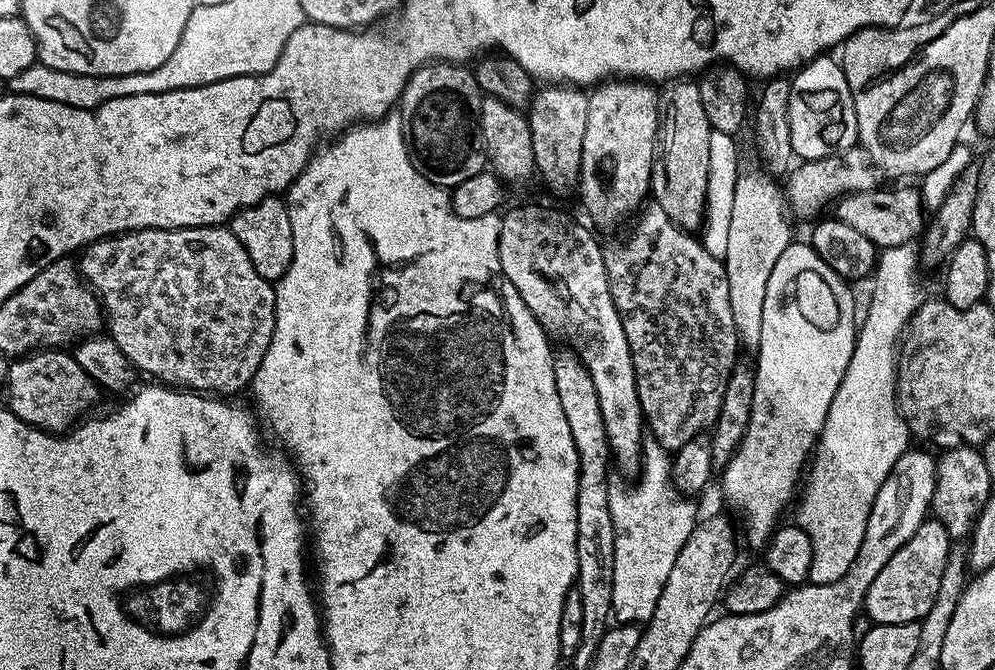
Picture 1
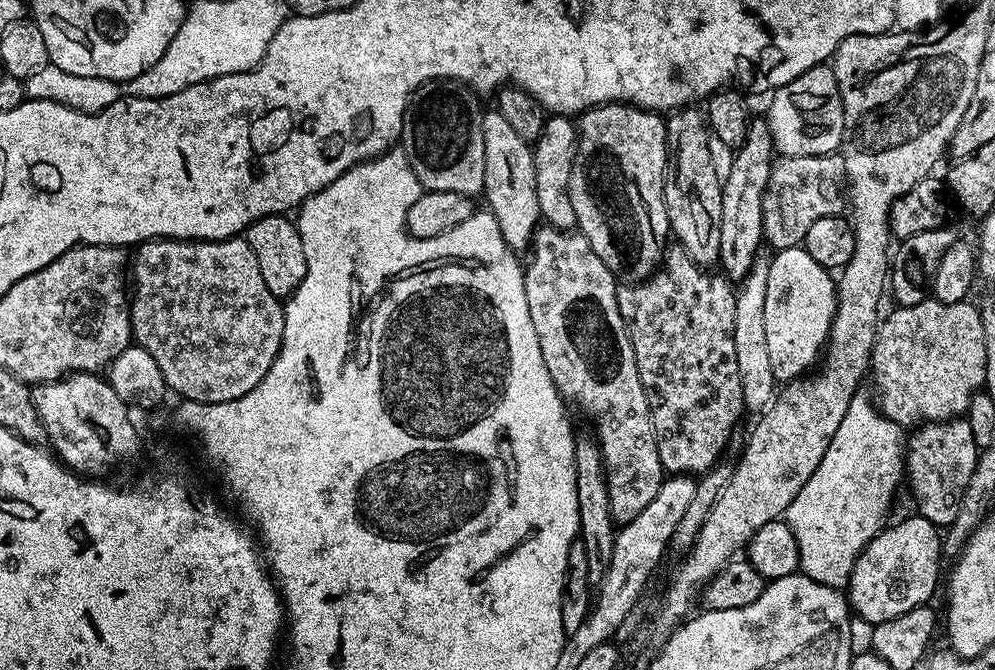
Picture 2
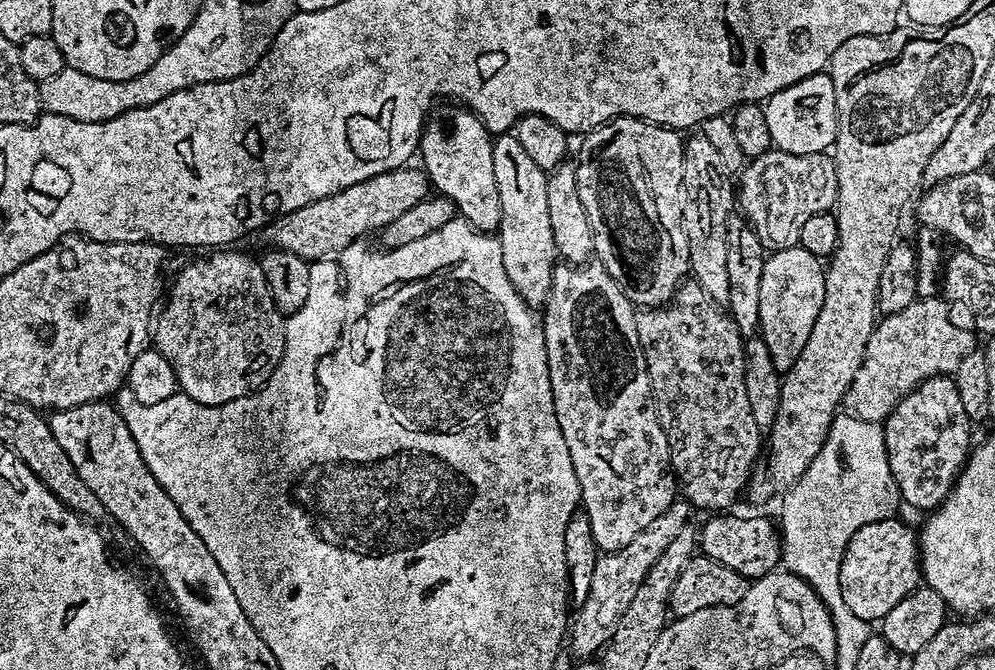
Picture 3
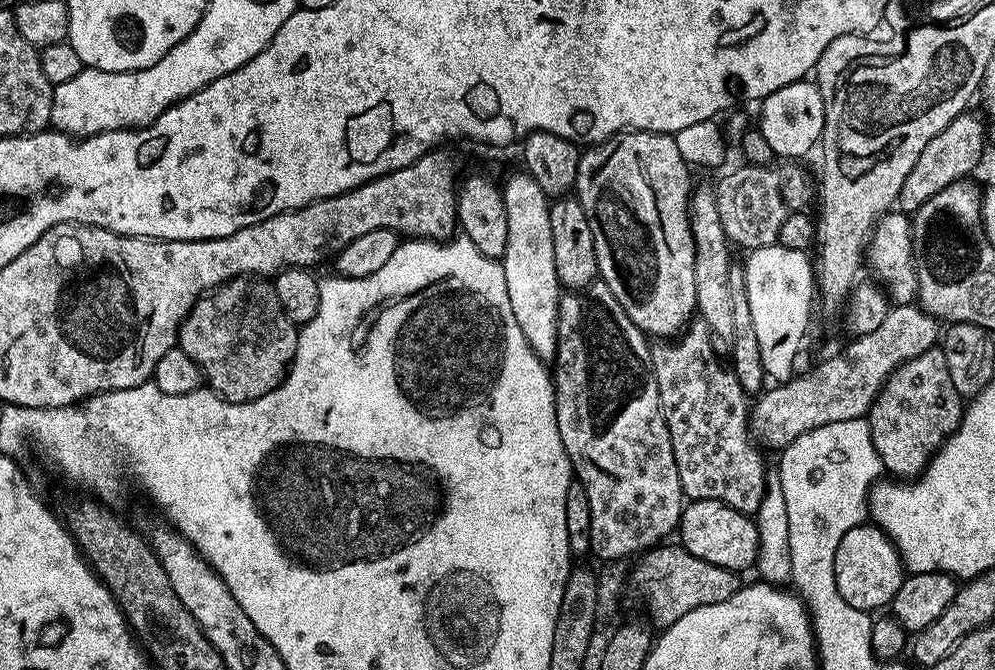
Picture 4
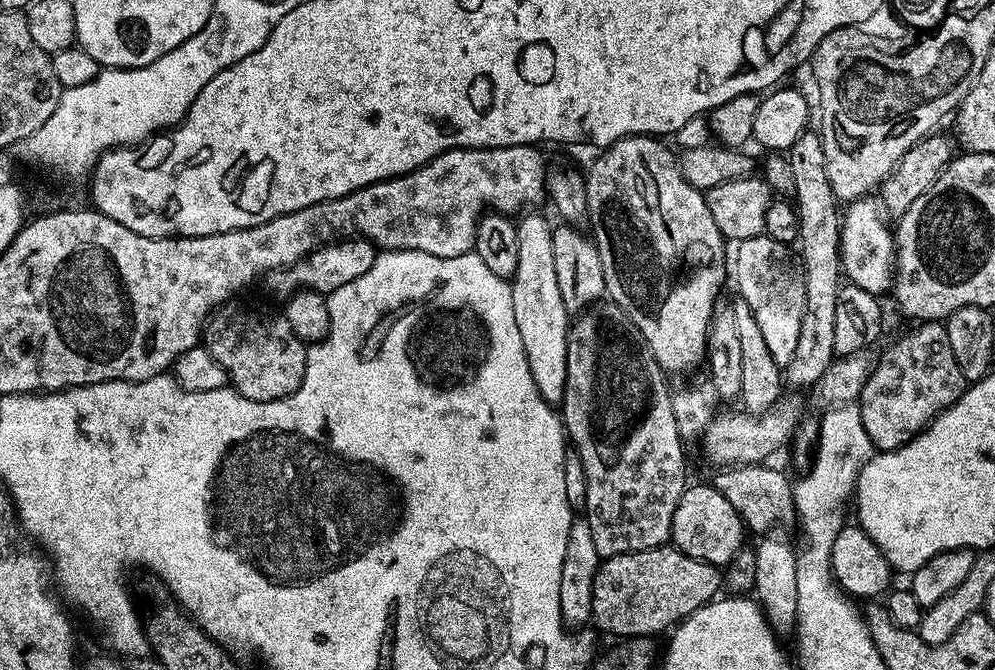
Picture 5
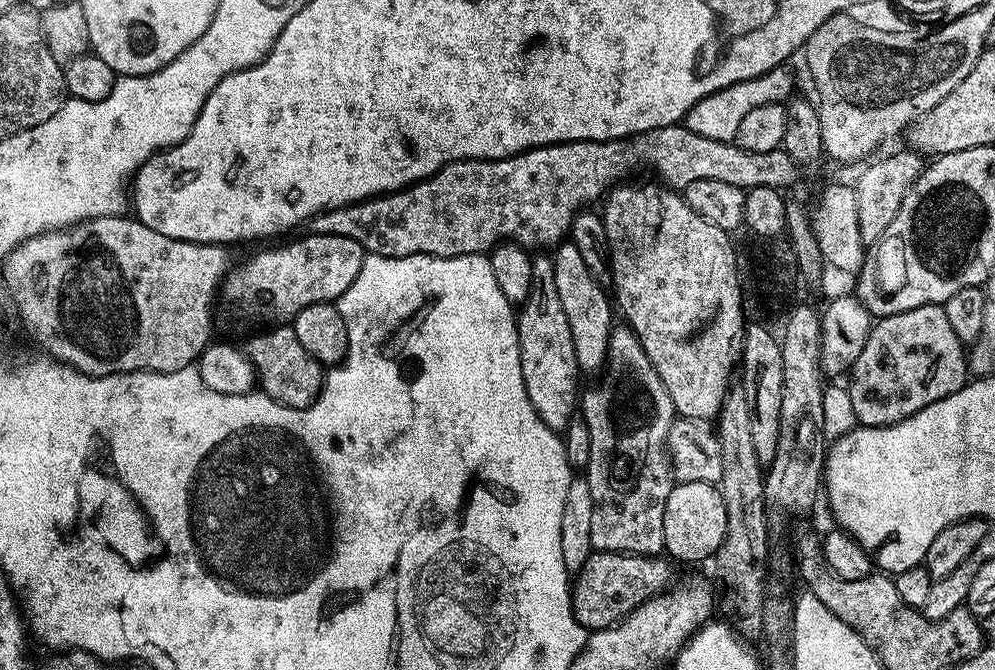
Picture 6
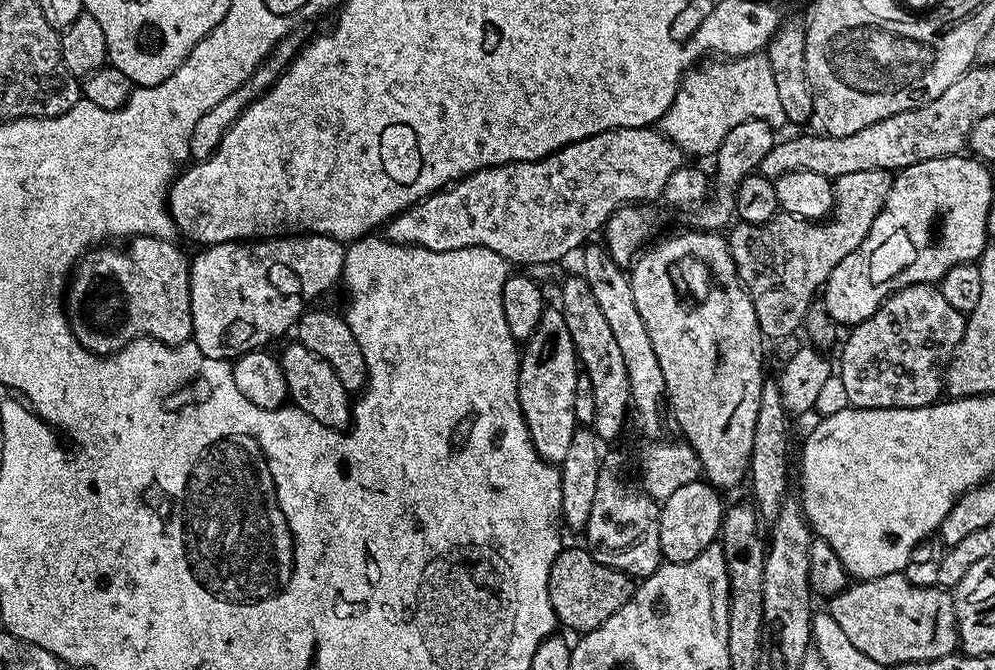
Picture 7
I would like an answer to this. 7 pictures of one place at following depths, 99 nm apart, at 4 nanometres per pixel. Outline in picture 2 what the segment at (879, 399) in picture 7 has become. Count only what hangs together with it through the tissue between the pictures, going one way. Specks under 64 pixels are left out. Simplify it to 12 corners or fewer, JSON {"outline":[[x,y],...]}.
{"outline":[[964,418],[925,422],[906,440],[915,511],[958,518],[978,455]]}

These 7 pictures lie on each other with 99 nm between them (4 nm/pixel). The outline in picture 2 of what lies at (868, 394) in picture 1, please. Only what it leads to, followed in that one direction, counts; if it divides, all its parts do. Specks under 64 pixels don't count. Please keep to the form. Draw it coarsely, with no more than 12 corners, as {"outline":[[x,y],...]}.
{"outline":[[871,395],[790,502],[799,571],[847,585],[905,471]]}

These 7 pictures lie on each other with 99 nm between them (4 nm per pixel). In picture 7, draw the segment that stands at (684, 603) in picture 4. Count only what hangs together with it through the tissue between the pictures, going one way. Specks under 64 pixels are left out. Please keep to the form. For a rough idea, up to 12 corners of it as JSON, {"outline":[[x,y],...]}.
{"outline":[[565,547],[548,593],[561,625],[583,634],[618,614],[633,577]]}

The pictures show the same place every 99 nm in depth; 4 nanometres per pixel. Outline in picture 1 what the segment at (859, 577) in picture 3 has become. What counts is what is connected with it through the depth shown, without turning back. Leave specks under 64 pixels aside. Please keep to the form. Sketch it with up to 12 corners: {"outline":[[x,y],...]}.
{"outline":[[934,518],[882,566],[863,611],[872,624],[920,622],[948,565]]}

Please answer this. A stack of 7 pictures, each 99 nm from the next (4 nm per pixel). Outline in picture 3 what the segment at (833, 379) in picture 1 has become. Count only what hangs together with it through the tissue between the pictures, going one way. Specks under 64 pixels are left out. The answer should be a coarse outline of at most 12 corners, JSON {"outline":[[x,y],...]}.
{"outline":[[771,253],[759,331],[772,357],[794,358],[822,310],[821,257]]}

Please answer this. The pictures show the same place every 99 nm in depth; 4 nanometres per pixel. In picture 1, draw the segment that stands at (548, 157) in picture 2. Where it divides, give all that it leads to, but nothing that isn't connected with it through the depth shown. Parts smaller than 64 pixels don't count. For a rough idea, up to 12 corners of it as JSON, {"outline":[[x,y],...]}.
{"outline":[[544,86],[526,109],[548,188],[580,176],[588,92]]}

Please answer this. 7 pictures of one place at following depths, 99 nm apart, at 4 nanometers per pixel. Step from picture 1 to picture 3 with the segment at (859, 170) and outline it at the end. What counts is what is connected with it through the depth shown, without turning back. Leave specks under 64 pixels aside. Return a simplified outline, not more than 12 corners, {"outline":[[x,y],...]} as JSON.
{"outline":[[828,152],[745,164],[738,208],[769,253],[836,207]]}

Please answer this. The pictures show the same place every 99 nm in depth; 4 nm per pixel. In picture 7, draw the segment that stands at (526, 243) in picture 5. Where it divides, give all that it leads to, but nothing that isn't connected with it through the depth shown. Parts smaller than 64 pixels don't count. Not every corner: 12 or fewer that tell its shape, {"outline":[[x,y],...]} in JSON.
{"outline":[[545,307],[523,345],[518,402],[541,460],[566,458],[577,423],[576,343]]}

